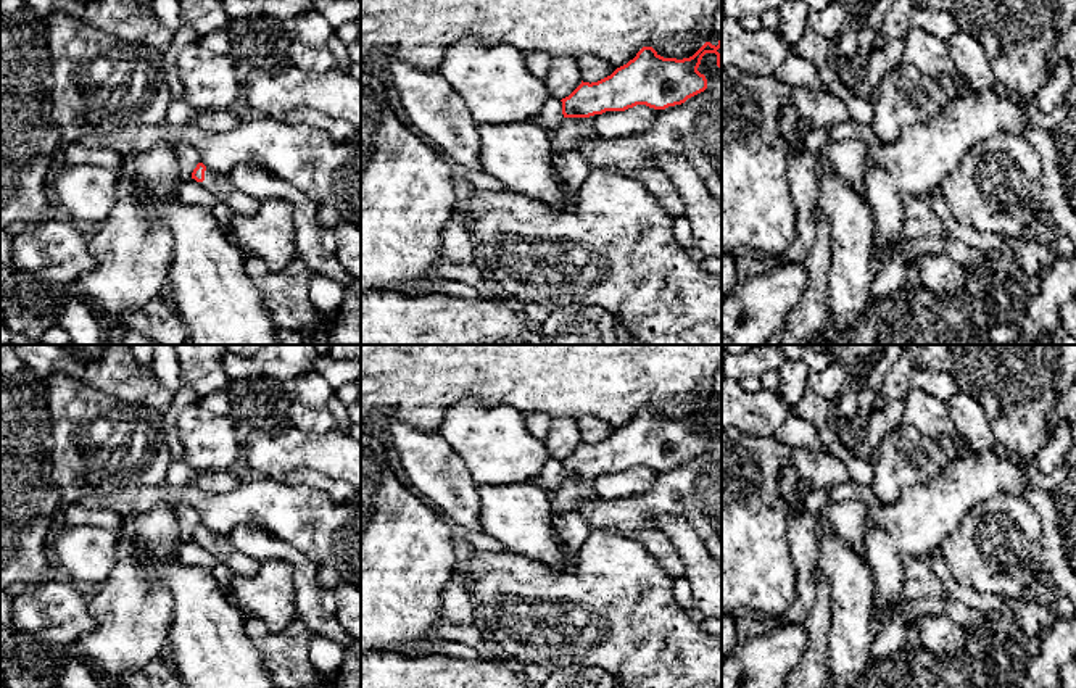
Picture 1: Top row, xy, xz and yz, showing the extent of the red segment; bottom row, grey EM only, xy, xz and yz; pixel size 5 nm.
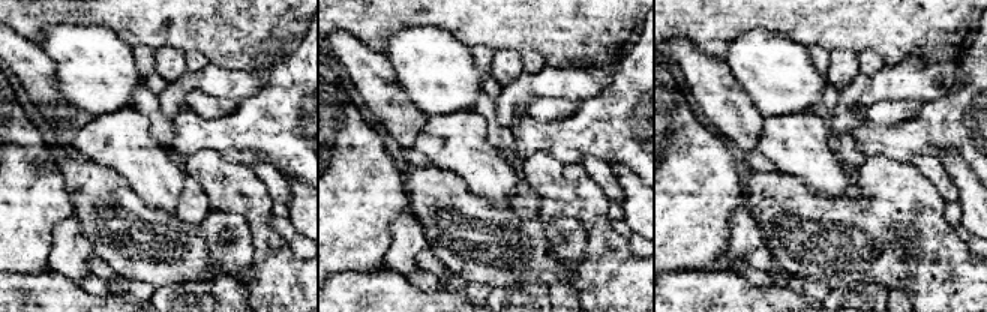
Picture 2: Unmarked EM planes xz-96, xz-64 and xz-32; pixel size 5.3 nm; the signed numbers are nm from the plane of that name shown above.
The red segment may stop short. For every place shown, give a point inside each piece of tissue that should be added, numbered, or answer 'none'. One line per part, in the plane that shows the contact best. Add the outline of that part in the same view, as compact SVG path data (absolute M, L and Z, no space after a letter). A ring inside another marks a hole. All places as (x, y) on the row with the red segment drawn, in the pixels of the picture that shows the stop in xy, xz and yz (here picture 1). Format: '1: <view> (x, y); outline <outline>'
1: xz (566, 139); outline M598 114L590 118L564 118L561 127L551 134L551 153L578 153L578 142L596 139Z

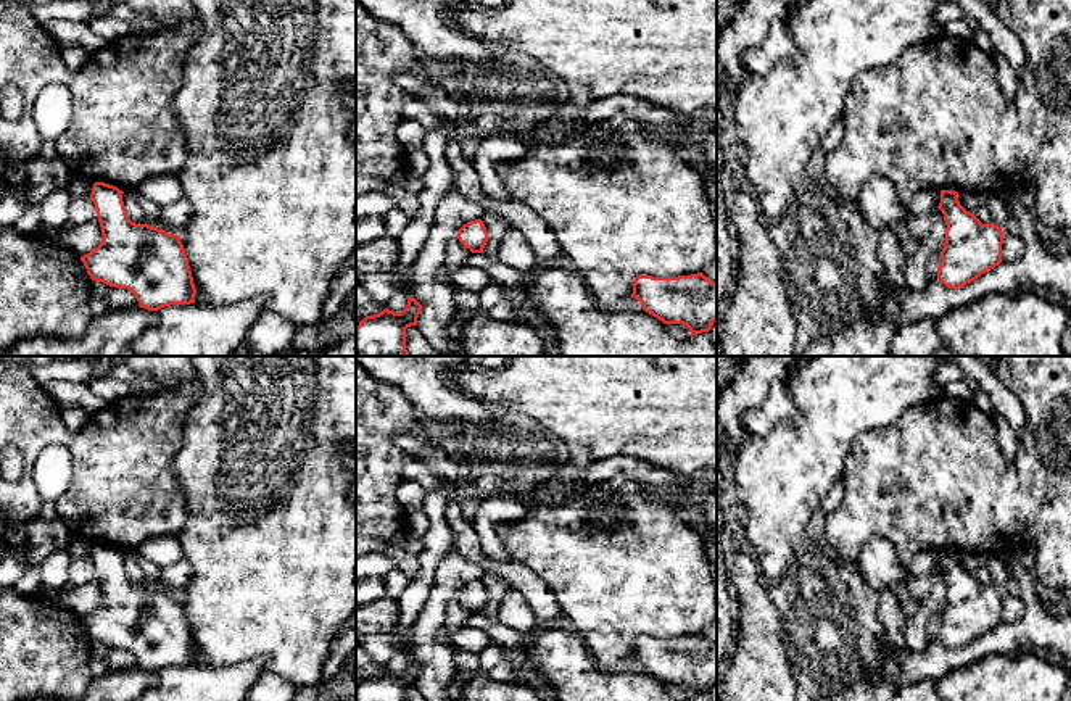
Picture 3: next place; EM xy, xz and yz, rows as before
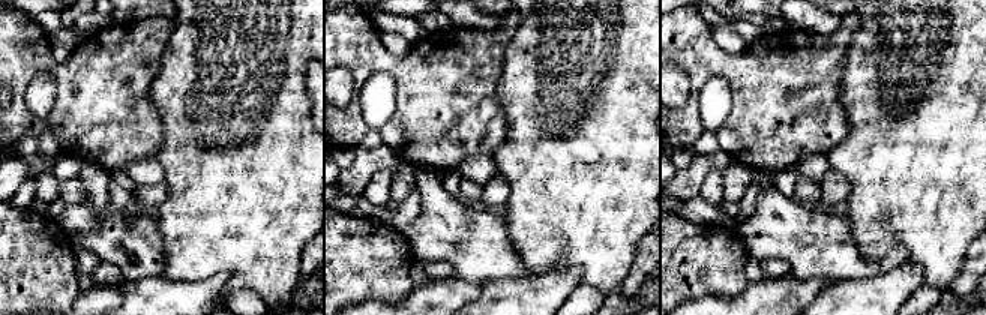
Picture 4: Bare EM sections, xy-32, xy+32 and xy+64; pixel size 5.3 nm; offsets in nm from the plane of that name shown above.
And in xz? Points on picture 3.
none

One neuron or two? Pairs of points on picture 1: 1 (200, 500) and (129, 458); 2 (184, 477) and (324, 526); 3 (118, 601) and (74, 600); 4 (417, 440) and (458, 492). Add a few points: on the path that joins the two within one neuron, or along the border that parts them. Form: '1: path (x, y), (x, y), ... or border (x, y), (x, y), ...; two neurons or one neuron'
1: border (166, 484), (128, 485); two neurons
2: border (192, 482), (168, 485); two neurons
3: border (91, 592), (89, 614), (92, 627), (78, 637); two neurons
4: path (421, 453), (445, 479); one neuron

